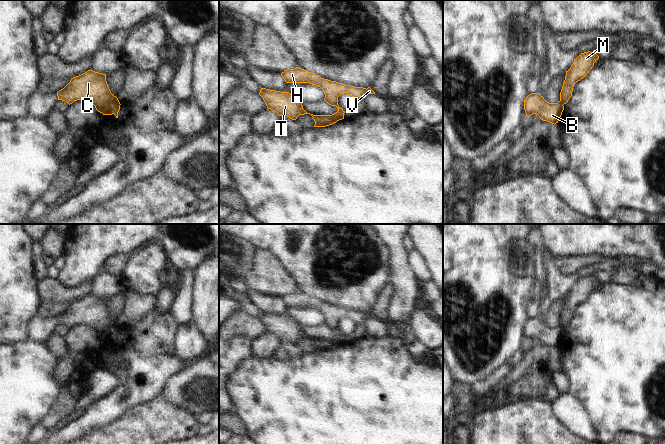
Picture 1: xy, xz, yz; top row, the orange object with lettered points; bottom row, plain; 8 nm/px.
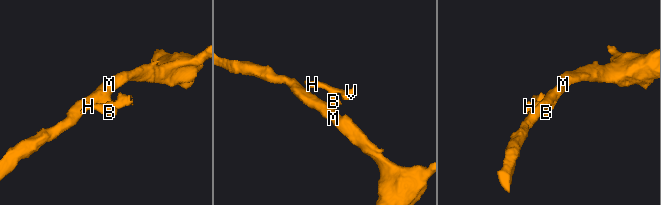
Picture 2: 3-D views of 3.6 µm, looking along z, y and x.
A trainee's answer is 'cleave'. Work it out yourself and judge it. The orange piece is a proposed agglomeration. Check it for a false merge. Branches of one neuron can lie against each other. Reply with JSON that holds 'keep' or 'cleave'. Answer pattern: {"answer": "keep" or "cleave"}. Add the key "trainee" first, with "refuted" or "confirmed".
{"trainee": "confirmed", "answer": "cleave"}

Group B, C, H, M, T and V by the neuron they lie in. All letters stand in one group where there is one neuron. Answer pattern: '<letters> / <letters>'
B H V / C M T

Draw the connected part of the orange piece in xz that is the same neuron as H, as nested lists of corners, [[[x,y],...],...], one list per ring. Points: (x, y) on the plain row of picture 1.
[[[300,291],[294,293],[287,293],[281,297],[281,300],[286,307],[310,307],[320,311],[324,318],[324,324],[331,330],[336,330],[338,335],[332,339],[332,342],[336,344],[344,343],[345,335],[338,329],[338,321],[347,317],[348,319],[355,322],[355,324],[364,323],[366,318],[375,318],[375,316],[368,311],[354,311],[351,309],[345,309],[336,305],[321,302],[319,299],[308,296]]]

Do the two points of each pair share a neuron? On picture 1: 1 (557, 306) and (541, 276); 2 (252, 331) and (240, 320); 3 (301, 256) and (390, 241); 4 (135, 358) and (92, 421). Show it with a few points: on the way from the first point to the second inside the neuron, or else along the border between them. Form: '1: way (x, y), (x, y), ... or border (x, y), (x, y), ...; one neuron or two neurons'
1: border (554, 300), (543, 320); two neurons
2: way (249, 328), (243, 323); one neuron
3: border (377, 234), (389, 251), (390, 265); two neurons
4: way (132, 377), (130, 397), (118, 407), (111, 409); one neuron

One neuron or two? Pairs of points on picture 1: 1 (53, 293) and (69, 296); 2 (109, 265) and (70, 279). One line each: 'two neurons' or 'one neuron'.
1: one neuron
2: two neurons

